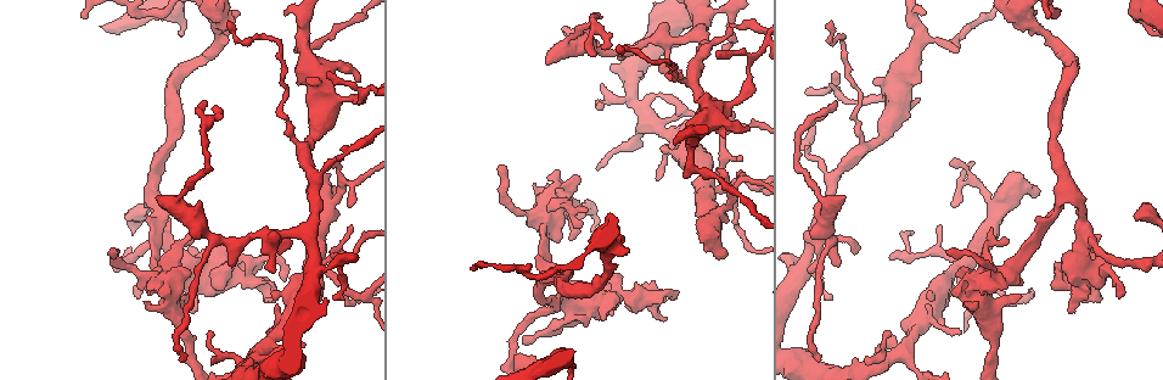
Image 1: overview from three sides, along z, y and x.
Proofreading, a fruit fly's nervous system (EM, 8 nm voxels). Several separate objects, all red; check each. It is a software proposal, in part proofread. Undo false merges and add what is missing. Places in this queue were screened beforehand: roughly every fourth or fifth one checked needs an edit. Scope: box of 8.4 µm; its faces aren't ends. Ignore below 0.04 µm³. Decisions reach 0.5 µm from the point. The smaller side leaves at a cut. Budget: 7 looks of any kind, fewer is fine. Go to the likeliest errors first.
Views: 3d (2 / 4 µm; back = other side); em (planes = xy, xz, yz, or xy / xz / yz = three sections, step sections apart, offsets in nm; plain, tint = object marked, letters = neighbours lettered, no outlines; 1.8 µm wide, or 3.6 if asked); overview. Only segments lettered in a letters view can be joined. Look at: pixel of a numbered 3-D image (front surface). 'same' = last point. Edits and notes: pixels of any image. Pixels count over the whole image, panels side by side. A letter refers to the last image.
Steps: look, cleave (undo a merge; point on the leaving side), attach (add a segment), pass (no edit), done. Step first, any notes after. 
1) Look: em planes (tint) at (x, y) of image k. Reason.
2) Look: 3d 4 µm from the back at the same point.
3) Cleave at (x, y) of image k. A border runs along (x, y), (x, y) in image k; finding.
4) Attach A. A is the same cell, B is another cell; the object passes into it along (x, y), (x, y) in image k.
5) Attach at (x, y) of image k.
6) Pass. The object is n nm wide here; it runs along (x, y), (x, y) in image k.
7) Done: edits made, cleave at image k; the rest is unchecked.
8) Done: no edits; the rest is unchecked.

Look: 3d 4 µm at (225, 265) of image 1. Sharp bend.

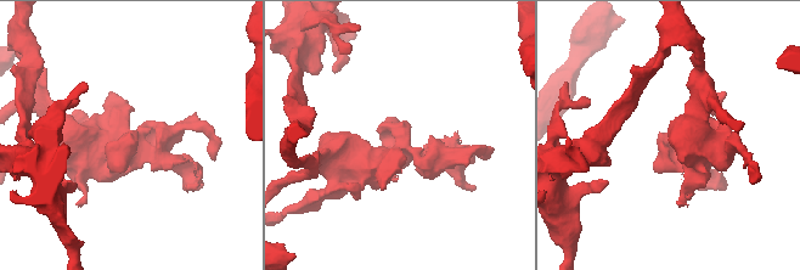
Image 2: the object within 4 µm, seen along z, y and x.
Look: em yz step 4 (tint) at (129, 140) of image 2. Shape alone is not enough.

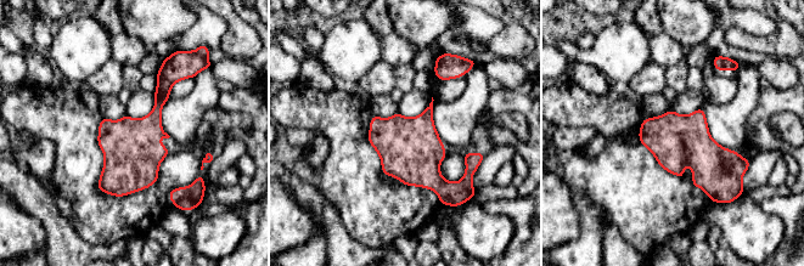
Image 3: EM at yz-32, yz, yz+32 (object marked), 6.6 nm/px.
Look: em planes (letters) at the same point.

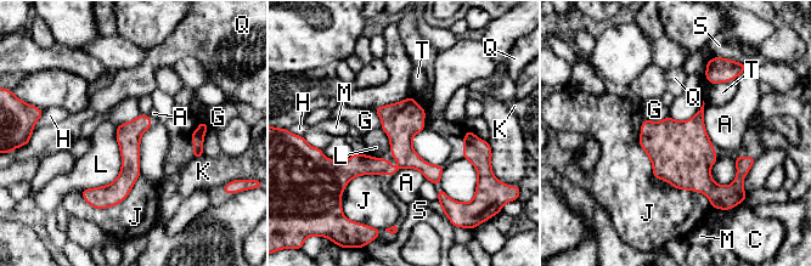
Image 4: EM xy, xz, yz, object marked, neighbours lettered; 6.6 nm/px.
Pass. The object is 160 nm wide here; the longest contact is with J, 750 nm; A, C, G, H, J, K, L, M, Q, S and T are other cells; one neuron here.

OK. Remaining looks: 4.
Look: em planes (letters) at (565, 38) of image 1. Sharp bend.

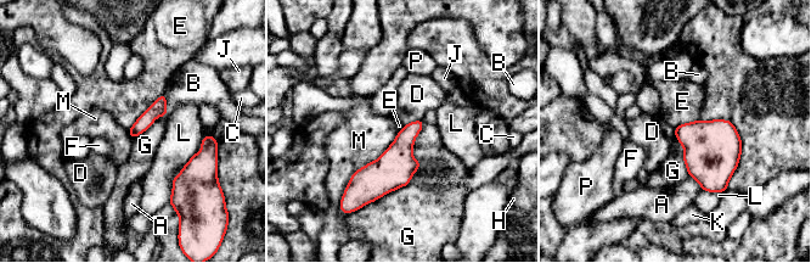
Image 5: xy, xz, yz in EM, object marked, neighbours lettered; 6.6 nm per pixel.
Pass. The object is 100 nm wide here; A, B, C, D, E, F, G, H, J, K, L, M and P are other cells; a border runs along (163, 93), (128, 129) in image 5; one neuron here.

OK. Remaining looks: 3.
Look: 3d 4 µm at (1029, 21) of image 1. Three arms meet.

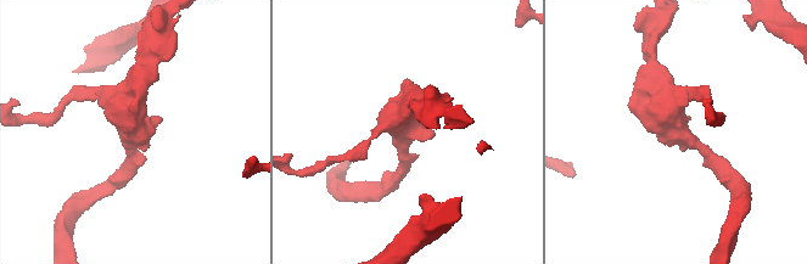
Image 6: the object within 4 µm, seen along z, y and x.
Look: em yz step 16 (tint) at (133, 134) of image 6. 3 arms meet here; the arms are 220, 240, 260 nm wide; now the EM.

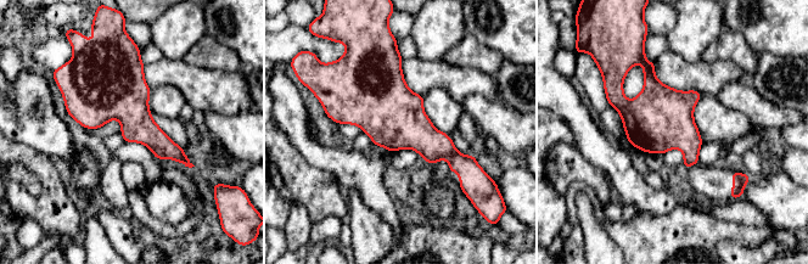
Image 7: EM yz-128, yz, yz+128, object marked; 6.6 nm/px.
Look: em planes (letters) at the same point. Cut it another way.

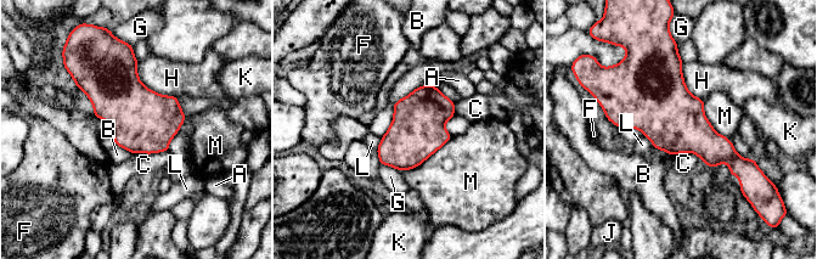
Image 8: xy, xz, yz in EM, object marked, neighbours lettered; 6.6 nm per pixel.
Pass. A, B, C, F, G, H, J, K, L and M are other cells; a border runs along (643, 135), (654, 147) in image 8; continuous, no second neuron.

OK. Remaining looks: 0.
Done: no edits; the rest is unchecked.

